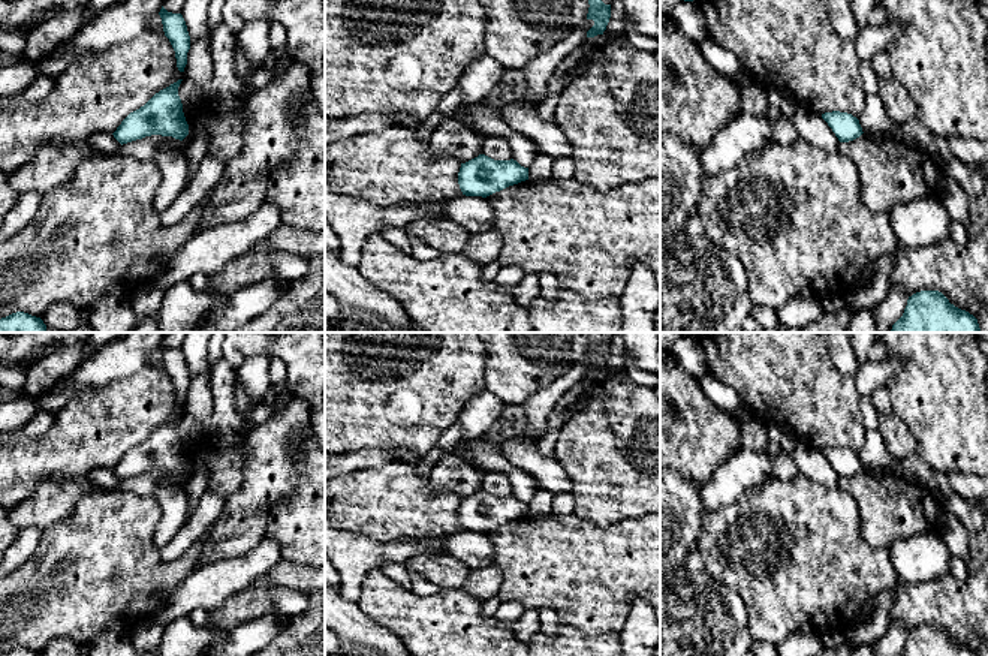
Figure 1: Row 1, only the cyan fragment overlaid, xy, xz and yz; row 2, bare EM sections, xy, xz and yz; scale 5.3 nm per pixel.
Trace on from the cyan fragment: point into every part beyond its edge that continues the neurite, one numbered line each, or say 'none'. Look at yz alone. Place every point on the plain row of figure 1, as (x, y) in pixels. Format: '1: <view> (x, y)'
1: yz (810, 462)

